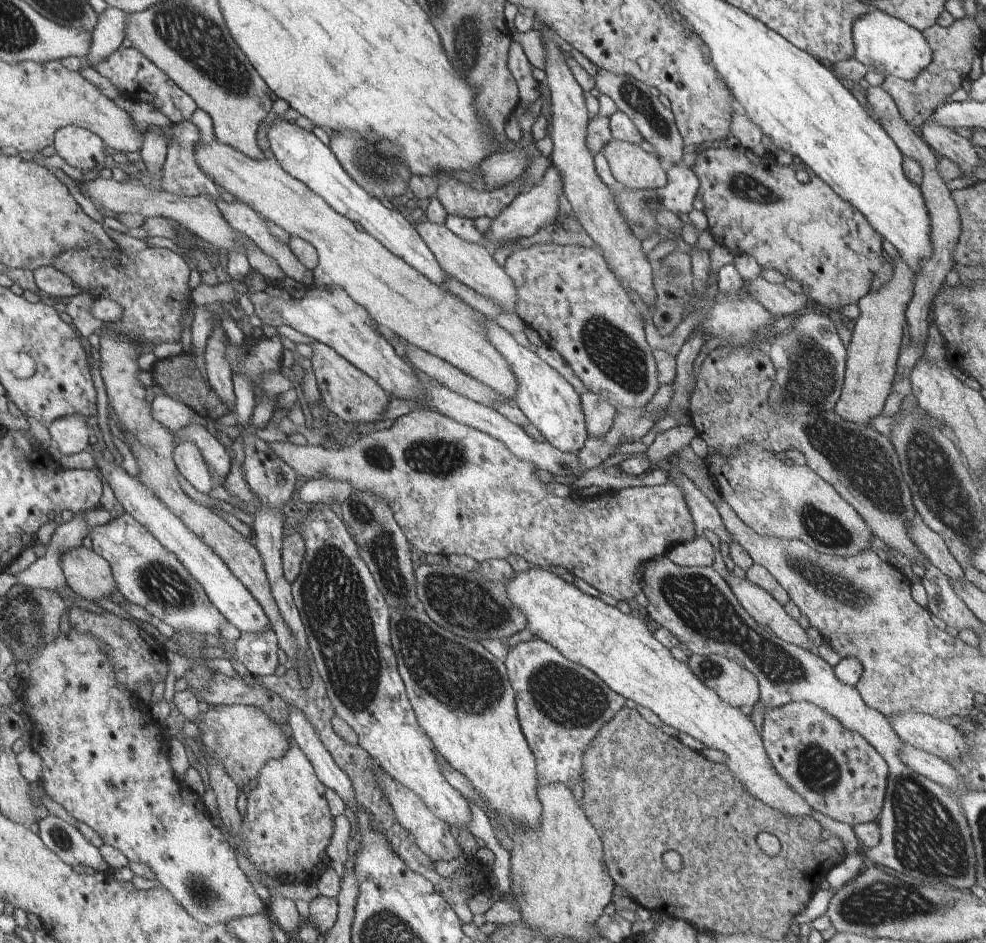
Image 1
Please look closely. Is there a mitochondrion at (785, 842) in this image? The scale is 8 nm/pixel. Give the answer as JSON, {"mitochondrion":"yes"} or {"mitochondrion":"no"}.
{"mitochondrion":"no"}

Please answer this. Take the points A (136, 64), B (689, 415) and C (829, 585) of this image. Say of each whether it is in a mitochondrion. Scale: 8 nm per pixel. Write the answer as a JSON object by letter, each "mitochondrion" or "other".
{"A":"other","B":"other","C":"mitochondrion"}

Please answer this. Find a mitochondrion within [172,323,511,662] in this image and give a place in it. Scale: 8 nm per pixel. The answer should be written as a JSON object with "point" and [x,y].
{"point":[379,542]}

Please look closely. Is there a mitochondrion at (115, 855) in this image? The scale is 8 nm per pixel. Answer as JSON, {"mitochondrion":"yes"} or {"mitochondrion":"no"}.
{"mitochondrion":"no"}

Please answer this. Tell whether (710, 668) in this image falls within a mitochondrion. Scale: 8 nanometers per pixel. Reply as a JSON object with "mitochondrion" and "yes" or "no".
{"mitochondrion":"yes"}

